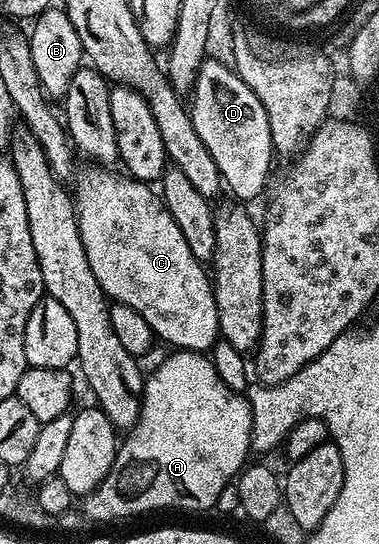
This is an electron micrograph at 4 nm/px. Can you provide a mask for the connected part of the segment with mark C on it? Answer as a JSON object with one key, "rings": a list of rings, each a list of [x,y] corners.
{"rings":[[[87,165],[81,171],[73,179],[75,216],[97,285],[108,300],[137,309],[156,336],[172,343],[172,348],[210,352],[220,338],[213,279],[201,260],[193,257],[162,198],[148,184],[118,170]]]}

